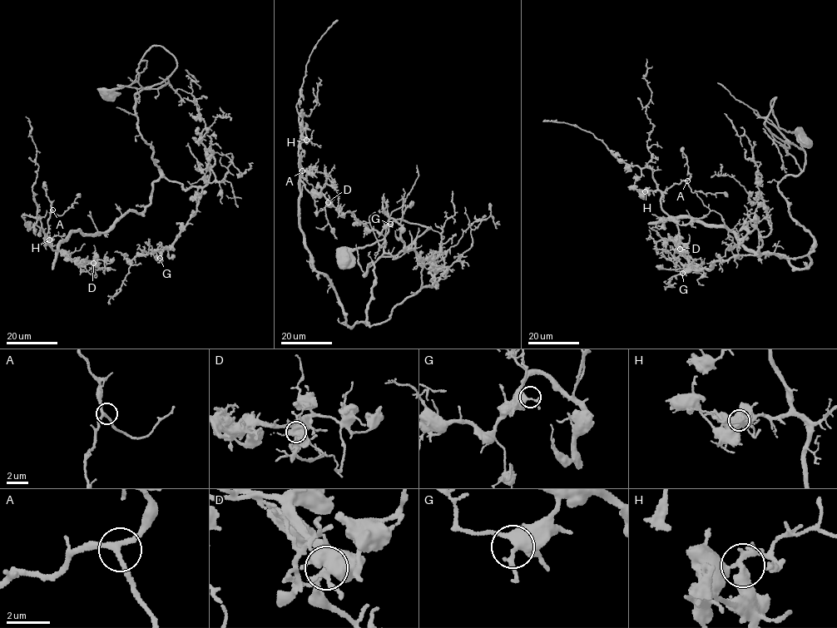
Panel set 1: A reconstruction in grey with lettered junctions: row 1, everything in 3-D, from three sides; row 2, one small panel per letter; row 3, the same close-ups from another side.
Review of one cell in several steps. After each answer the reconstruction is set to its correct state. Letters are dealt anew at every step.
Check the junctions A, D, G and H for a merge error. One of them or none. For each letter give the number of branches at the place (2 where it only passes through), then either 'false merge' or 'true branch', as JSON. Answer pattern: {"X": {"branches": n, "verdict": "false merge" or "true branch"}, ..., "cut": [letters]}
{"A": {"branches": 3, "verdict": "true branch"}, "D": {"branches": 3, "verdict": "true branch"}, "G": {"branches": 3, "verdict": "true branch"}, "H": {"branches": 3, "verdict": "true branch"}, "cut": []}

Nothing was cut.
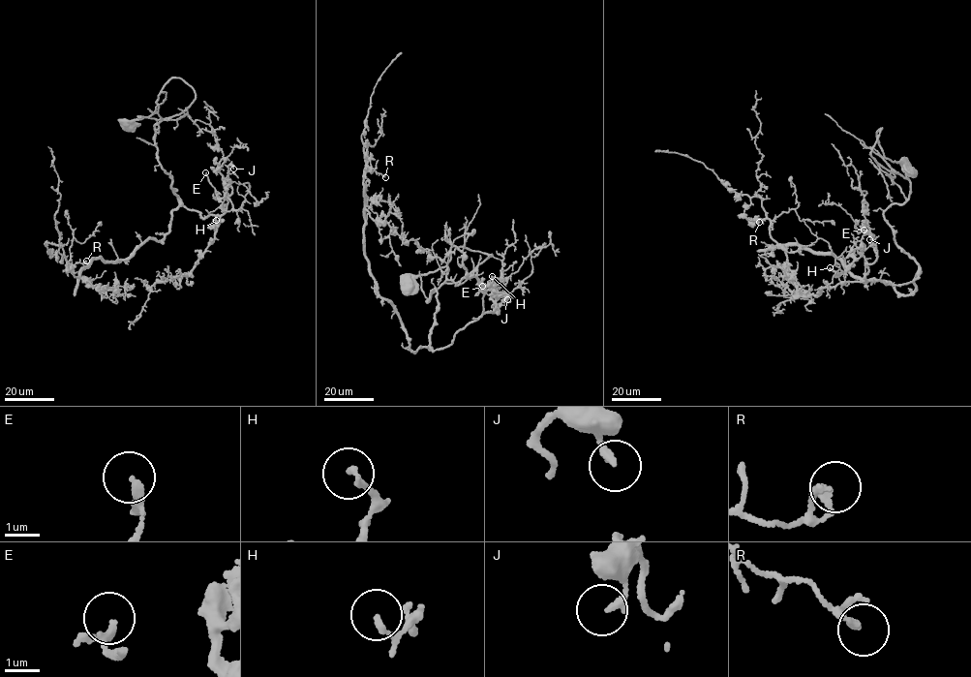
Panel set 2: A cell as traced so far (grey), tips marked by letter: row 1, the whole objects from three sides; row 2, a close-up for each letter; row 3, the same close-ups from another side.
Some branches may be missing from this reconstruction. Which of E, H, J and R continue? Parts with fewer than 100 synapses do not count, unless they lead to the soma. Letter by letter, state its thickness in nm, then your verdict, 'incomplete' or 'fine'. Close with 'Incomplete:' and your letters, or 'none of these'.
E: 160 nm | fine
H: 120 nm | fine
J: 200 nm | fine
R: 200 nm | fine
Incomplete: none of these

